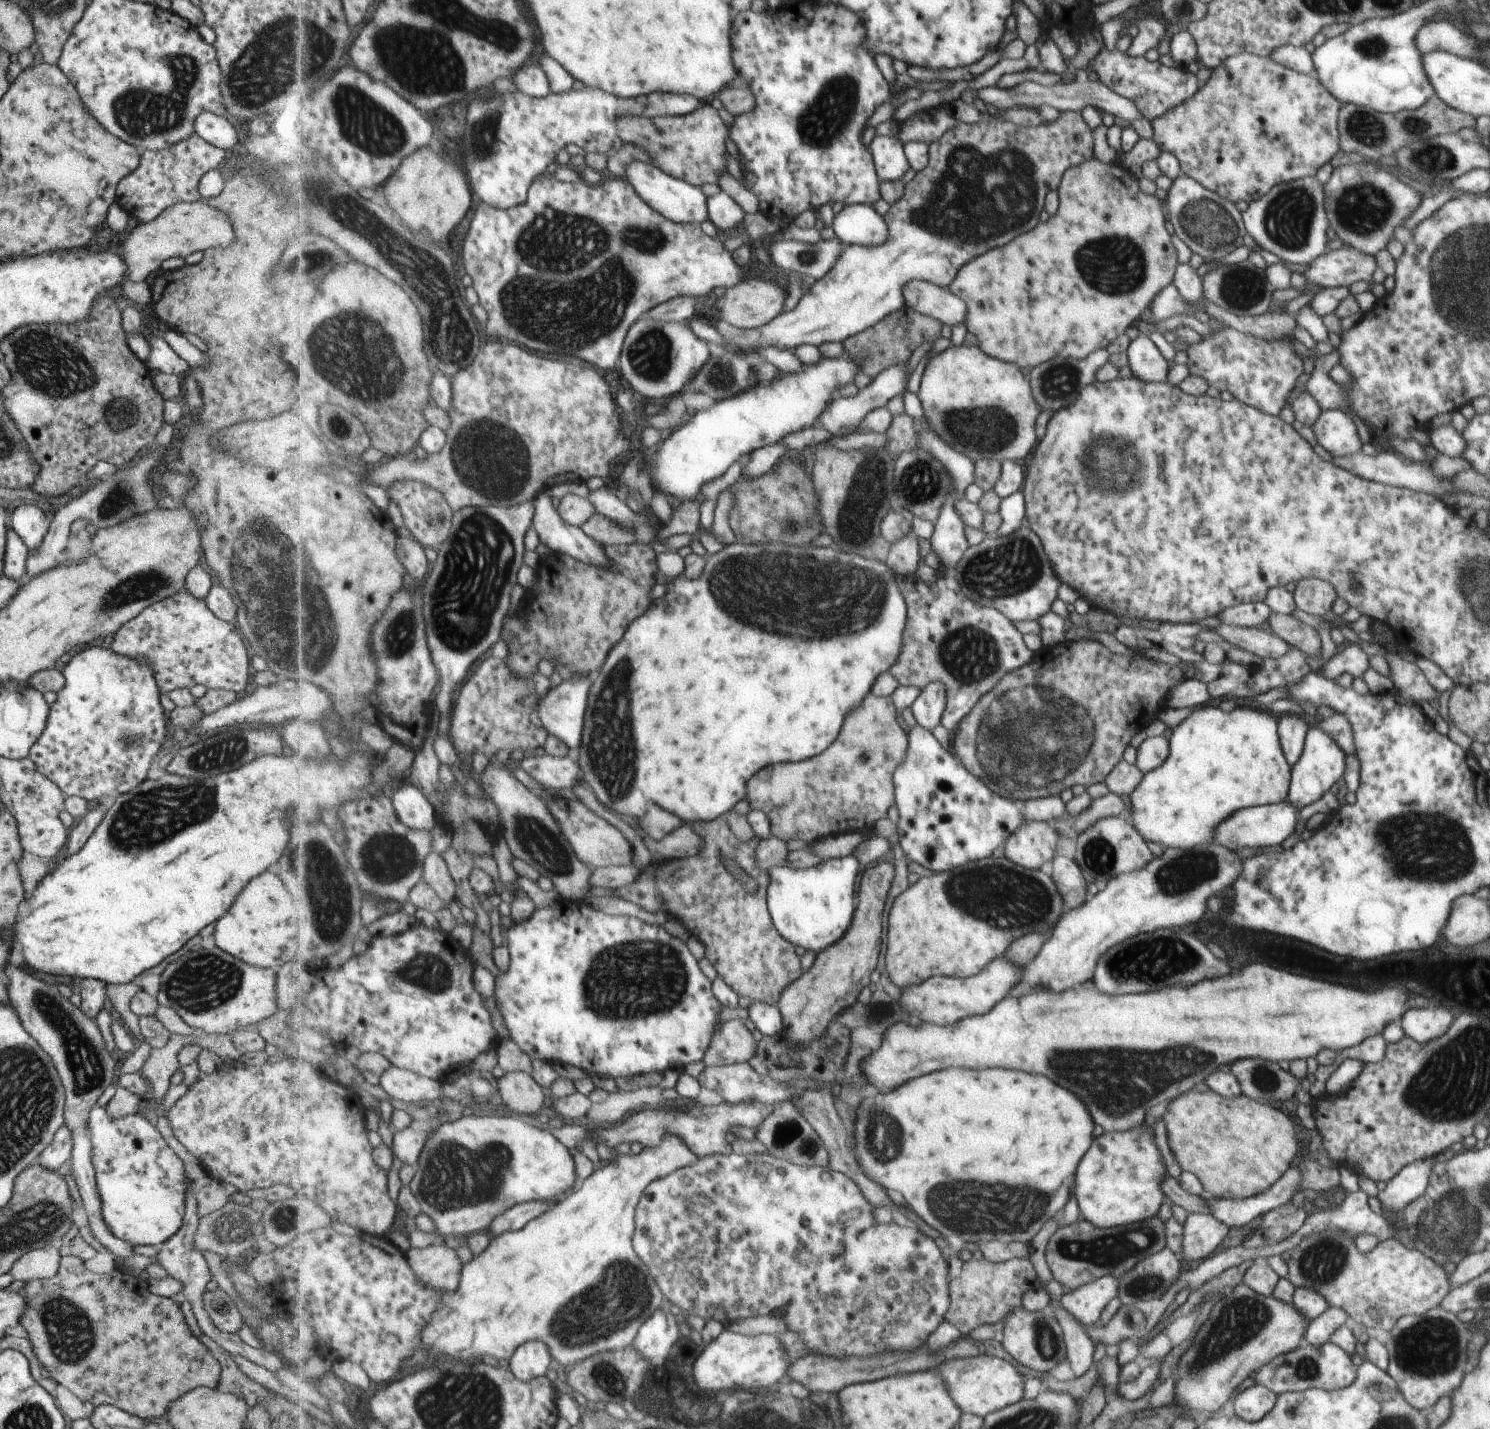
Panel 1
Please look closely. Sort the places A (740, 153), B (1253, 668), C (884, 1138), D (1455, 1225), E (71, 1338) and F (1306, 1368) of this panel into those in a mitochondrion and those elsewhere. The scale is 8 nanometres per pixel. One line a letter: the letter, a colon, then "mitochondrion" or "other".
A: other
B: other
C: mitochondrion
D: mitochondrion
E: mitochondrion
F: mitochondrion

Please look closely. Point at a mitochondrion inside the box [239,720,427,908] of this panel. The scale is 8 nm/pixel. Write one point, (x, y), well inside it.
(387, 858)

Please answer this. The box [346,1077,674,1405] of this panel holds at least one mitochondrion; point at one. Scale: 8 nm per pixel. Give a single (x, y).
(620, 1294)

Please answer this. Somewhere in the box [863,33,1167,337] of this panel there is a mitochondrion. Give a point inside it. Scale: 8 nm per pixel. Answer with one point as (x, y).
(995, 188)

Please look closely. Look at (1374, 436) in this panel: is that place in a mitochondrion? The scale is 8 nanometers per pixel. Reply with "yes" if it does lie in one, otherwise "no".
no

